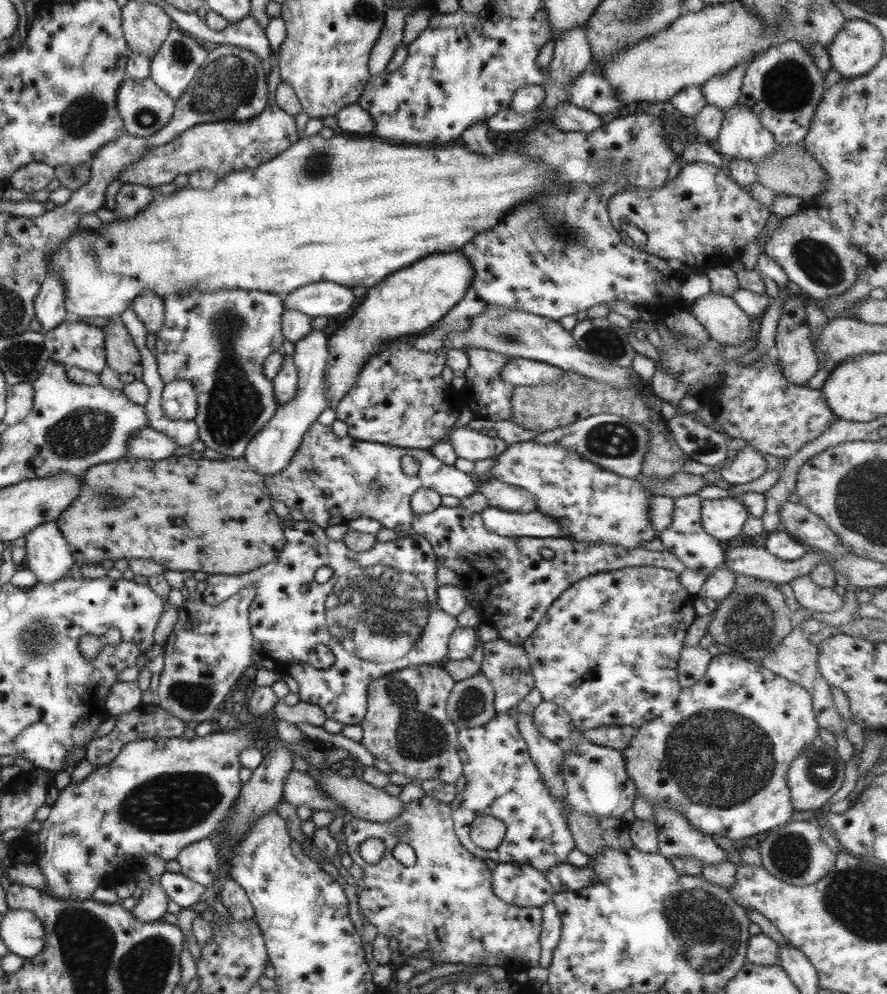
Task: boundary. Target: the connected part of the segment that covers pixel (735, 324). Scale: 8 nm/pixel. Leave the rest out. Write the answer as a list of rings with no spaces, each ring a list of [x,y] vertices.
[[[708,292],[689,305],[689,312],[722,347],[737,347],[751,336],[751,317],[729,296]]]

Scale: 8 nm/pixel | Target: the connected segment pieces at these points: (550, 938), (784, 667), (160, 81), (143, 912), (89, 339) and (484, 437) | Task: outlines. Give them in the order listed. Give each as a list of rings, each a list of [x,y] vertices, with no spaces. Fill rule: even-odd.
[[[549,899],[540,906],[542,912],[542,930],[539,938],[540,955],[538,958],[538,966],[547,968],[551,951],[557,944],[558,936],[560,935],[560,916],[556,909],[555,903]]]
[[[803,609],[793,612],[791,616],[792,631],[785,638],[782,638],[781,642],[773,647],[771,652],[757,664],[777,676],[786,678],[788,681],[797,683],[801,688],[804,688],[811,697],[812,711],[816,723],[821,728],[828,730],[831,736],[836,736],[844,732],[846,725],[835,710],[829,685],[817,670],[818,648],[809,642],[807,634],[803,633],[801,627],[799,627],[805,618],[810,619],[810,613],[811,611]]]
[[[173,27],[168,32],[167,39],[159,46],[157,53],[150,58],[148,76],[157,88],[161,89],[161,91],[165,92],[165,95],[175,101],[181,97],[181,94],[185,93],[185,89],[191,83],[195,72],[205,61],[207,51],[208,47],[205,44],[192,39]]]
[[[154,879],[147,888],[141,890],[131,914],[142,923],[162,919],[169,902],[163,887]]]
[[[71,318],[65,319],[56,328],[41,331],[43,346],[53,362],[64,368],[76,366],[81,370],[99,375],[105,368],[106,352],[101,329]]]
[[[466,425],[451,429],[446,440],[457,458],[465,460],[493,459],[505,450],[505,442],[499,436],[491,437],[484,431],[476,431]]]

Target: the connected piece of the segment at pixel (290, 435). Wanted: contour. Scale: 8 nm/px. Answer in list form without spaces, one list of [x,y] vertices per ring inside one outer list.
[[[312,329],[307,336],[294,343],[292,359],[296,368],[296,389],[292,399],[278,405],[273,416],[247,443],[243,452],[247,466],[259,476],[271,476],[281,472],[290,463],[309,425],[317,420],[320,412],[328,408],[325,398],[325,369],[327,366],[327,341],[319,329]]]

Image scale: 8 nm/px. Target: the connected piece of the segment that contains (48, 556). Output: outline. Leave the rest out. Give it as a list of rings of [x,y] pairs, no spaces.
[[[55,521],[37,526],[23,538],[25,538],[25,567],[37,575],[39,583],[45,585],[55,583],[56,580],[63,579],[69,570],[75,569],[75,560],[71,557],[71,552],[59,533]]]

